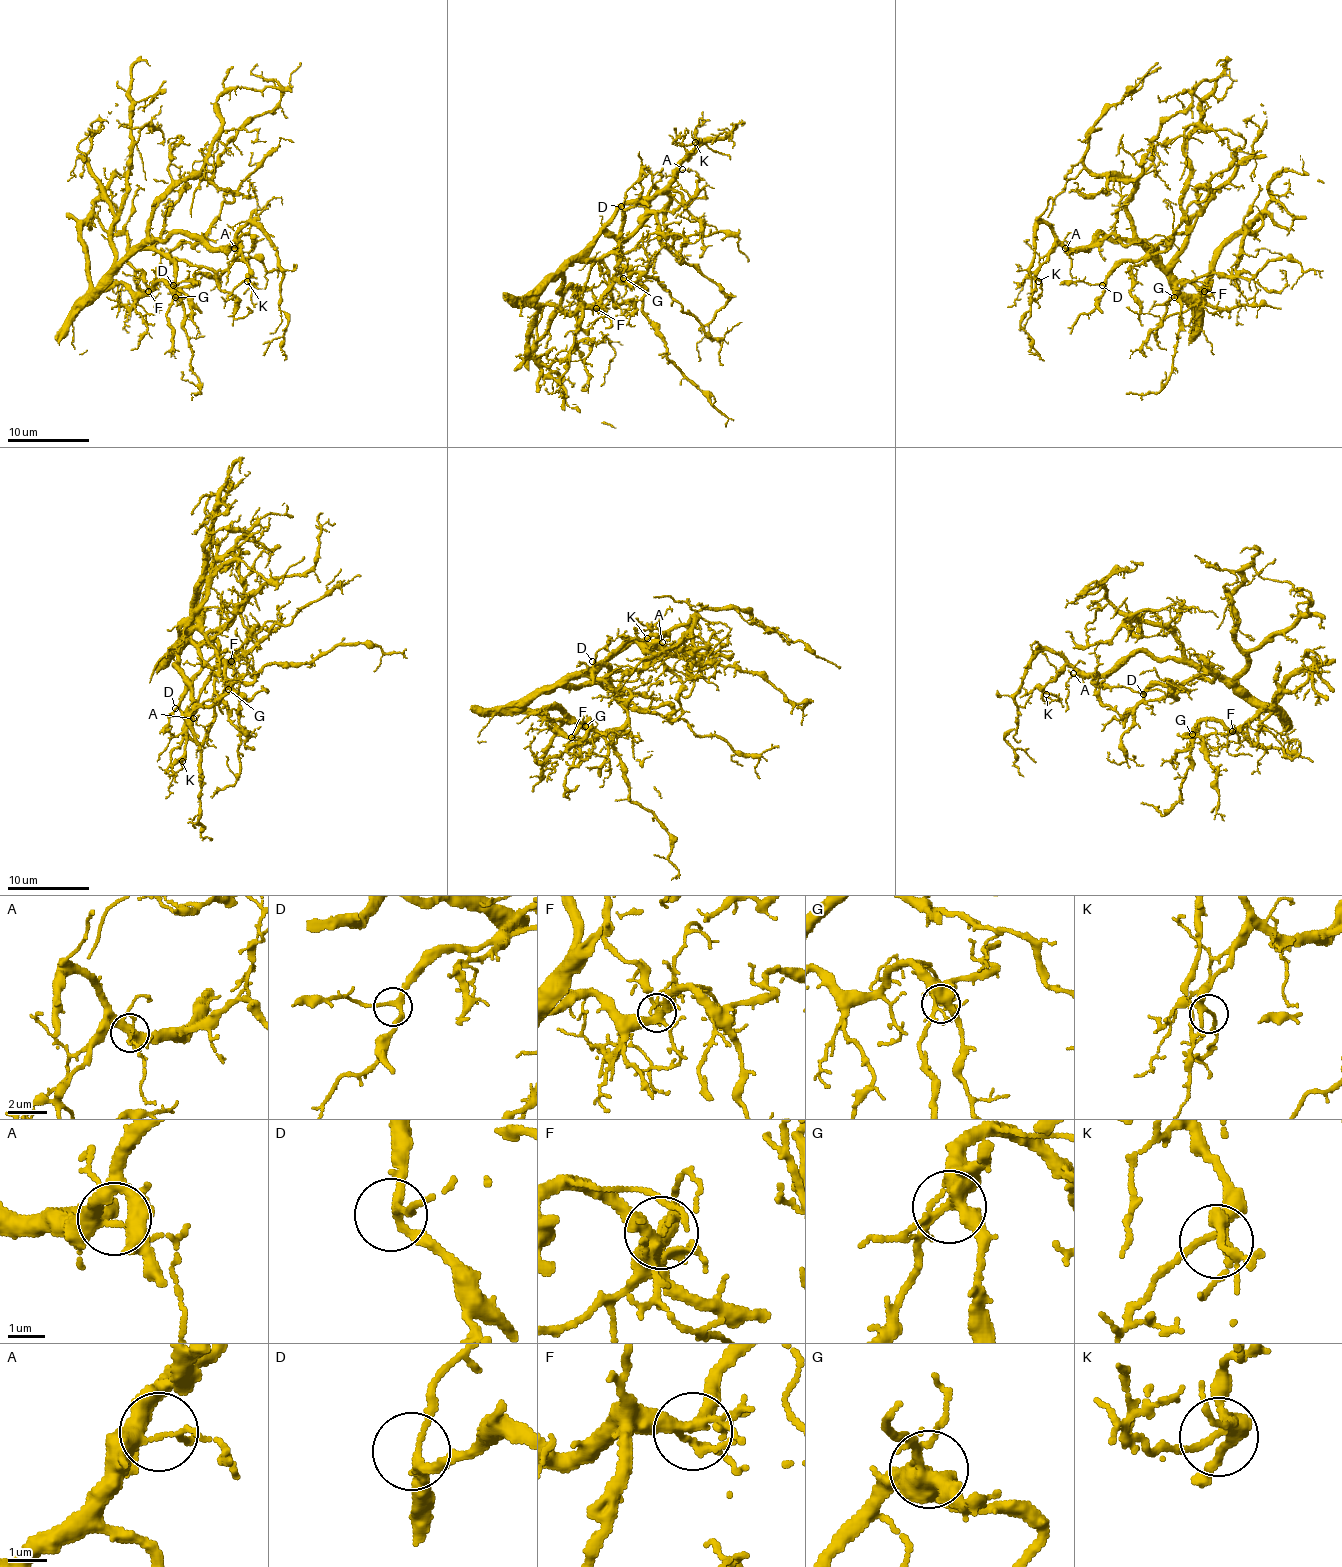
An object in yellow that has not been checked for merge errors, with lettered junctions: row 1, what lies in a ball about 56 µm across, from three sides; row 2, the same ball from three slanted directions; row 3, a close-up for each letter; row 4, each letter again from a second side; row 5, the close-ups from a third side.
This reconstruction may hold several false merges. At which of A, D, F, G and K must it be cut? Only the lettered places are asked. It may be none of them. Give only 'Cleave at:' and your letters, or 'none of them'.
Cleave at: none of them

